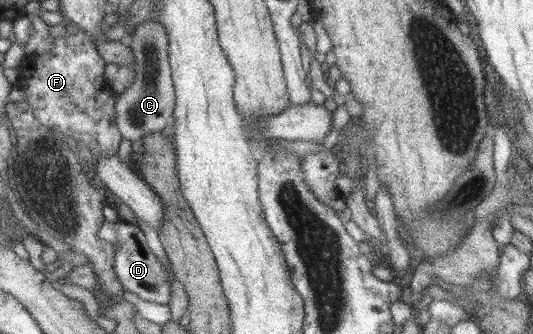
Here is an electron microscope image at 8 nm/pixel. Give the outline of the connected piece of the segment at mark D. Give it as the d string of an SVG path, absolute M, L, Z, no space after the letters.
M104 219L97 230L96 237L111 245L111 251L114 252L113 271L124 290L134 293L146 302L168 304L171 288L167 279L167 272L159 263L156 255L150 250L143 232L137 226L123 220L109 222Z

